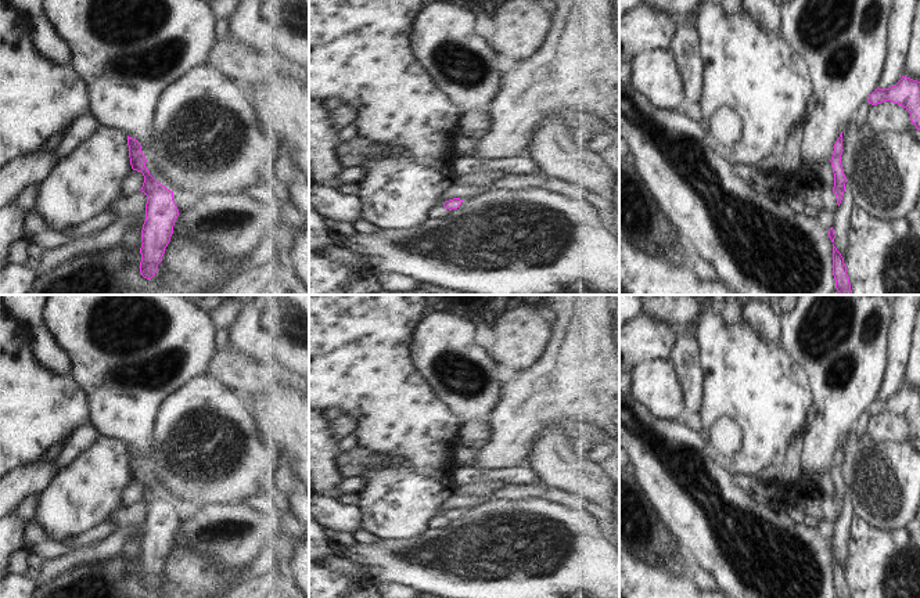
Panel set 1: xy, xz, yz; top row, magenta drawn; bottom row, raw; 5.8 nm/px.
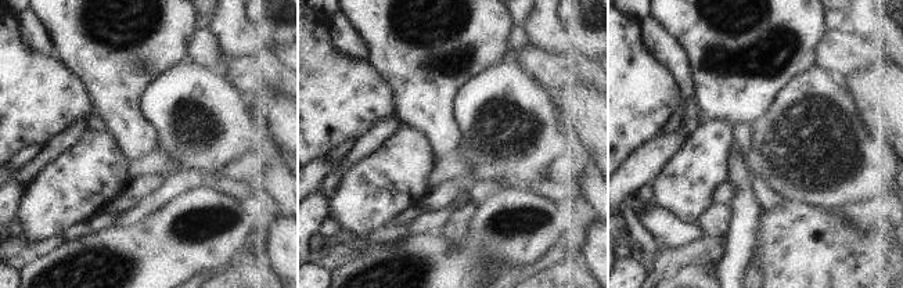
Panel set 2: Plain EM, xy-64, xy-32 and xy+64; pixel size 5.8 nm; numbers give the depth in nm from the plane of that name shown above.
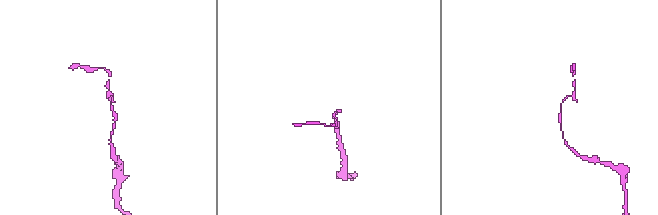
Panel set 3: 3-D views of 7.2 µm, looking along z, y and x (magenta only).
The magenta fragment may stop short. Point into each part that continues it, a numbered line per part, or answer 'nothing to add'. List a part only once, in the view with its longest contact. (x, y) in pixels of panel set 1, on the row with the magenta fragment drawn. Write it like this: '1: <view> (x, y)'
nothing to add

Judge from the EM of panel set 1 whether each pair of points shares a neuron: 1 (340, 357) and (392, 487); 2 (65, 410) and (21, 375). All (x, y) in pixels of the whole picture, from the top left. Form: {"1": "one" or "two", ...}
{"1": "one", "2": "one"}

